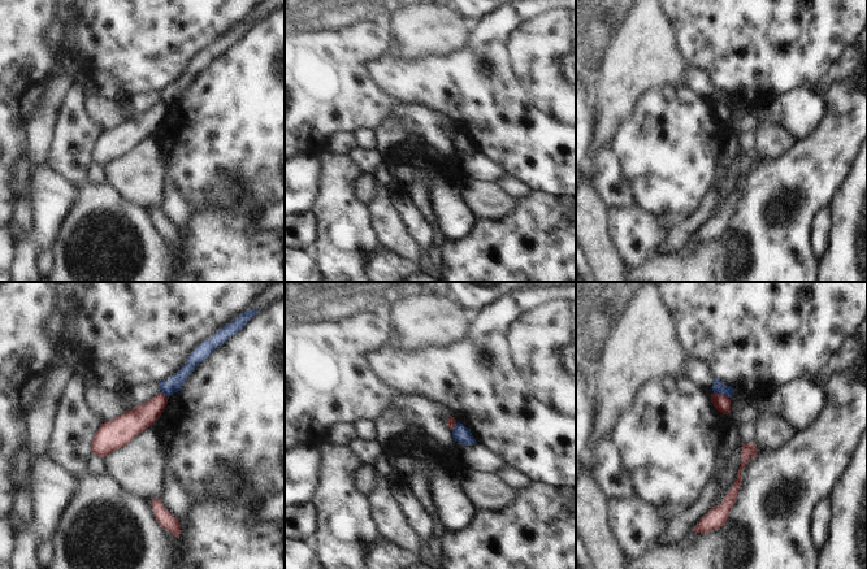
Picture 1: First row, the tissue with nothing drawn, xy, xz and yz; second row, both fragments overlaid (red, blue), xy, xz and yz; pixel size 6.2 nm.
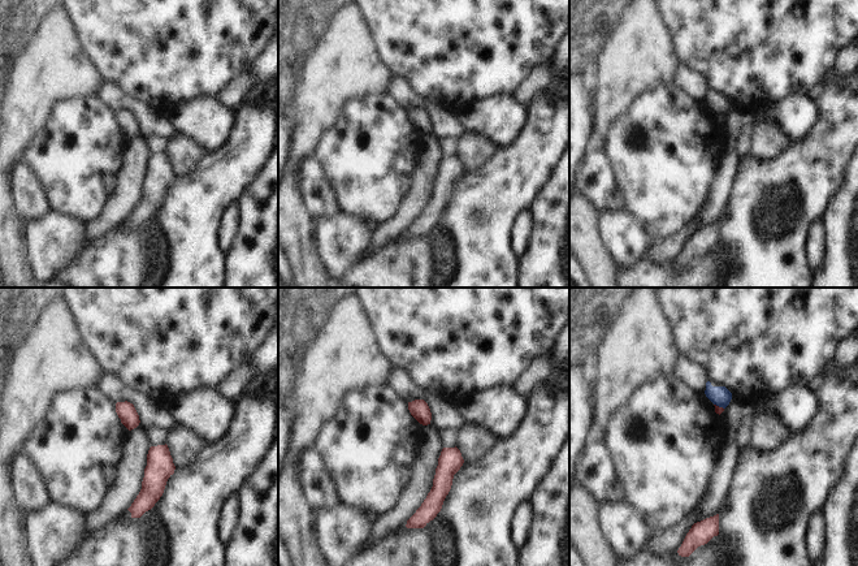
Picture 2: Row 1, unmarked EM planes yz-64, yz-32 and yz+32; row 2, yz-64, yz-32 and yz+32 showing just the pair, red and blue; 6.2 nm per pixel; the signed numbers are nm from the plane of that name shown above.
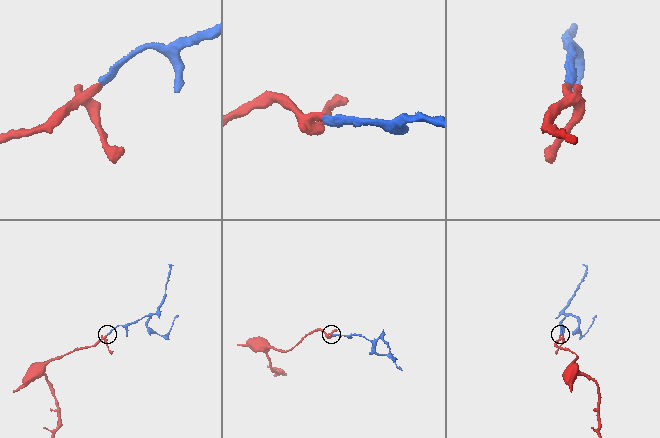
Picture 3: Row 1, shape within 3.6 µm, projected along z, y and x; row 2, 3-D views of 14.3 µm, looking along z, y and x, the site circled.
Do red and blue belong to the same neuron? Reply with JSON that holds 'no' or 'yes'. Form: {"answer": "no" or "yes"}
{"answer": "no"}

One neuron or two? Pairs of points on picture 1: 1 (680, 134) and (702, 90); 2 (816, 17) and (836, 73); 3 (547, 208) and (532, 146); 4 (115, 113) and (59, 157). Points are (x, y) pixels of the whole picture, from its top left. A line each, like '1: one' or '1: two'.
1: two
2: two
3: two
4: two

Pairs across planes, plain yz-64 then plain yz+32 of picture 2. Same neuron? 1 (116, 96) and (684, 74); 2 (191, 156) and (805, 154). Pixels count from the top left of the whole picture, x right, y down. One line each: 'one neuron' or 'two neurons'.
1: one neuron
2: two neurons

